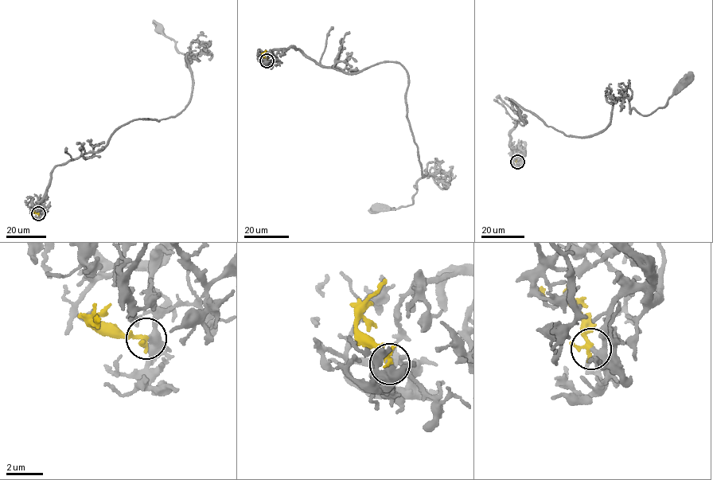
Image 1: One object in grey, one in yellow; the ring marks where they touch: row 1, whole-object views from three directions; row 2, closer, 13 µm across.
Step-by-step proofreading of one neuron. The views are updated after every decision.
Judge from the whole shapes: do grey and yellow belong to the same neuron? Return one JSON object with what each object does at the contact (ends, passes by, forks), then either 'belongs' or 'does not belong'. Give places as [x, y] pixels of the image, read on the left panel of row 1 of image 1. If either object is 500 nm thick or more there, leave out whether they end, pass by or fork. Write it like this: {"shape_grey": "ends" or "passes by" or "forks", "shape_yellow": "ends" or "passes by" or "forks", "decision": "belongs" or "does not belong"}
{"shape_grey": "passes by", "shape_yellow": "passes by", "decision": "belongs"}

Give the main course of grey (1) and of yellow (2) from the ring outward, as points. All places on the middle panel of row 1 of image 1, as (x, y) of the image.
1: (266, 60), (291, 46), (349, 73), (387, 61), (406, 69), (407, 119), (426, 173), (411, 204), (377, 208)
2: (266, 60), (262, 56), (266, 50)

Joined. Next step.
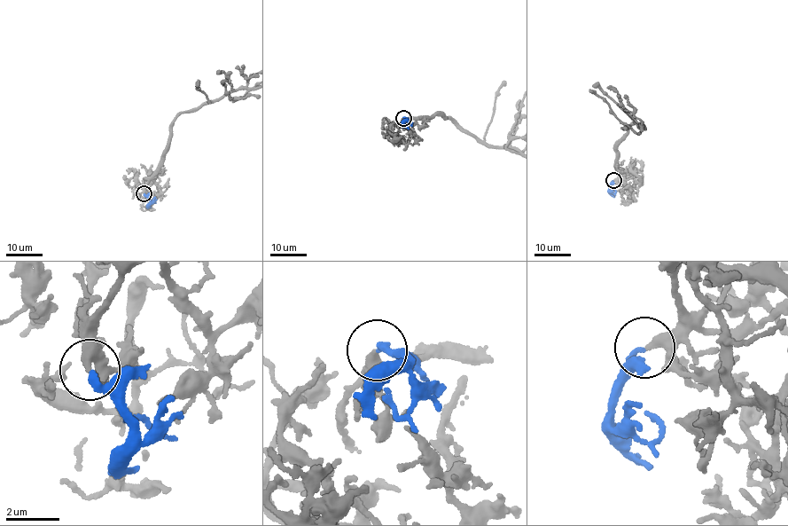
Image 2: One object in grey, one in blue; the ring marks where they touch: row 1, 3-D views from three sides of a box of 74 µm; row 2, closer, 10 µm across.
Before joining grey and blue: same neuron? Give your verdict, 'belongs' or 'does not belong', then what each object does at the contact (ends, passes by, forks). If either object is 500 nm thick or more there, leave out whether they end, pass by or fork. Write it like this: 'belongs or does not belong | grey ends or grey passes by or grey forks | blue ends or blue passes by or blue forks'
belongs | grey passes by | blue ends

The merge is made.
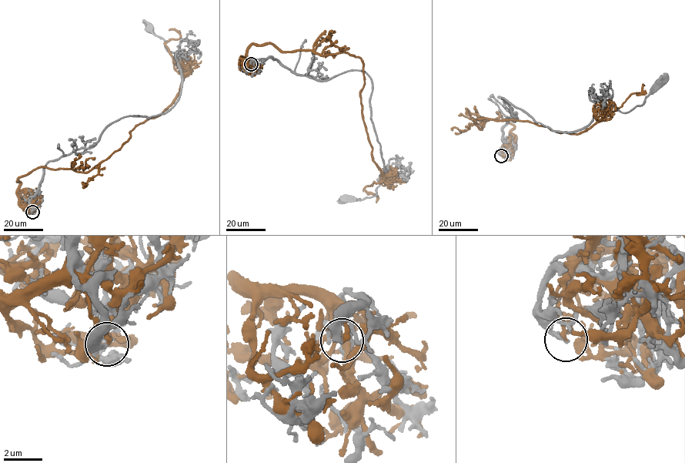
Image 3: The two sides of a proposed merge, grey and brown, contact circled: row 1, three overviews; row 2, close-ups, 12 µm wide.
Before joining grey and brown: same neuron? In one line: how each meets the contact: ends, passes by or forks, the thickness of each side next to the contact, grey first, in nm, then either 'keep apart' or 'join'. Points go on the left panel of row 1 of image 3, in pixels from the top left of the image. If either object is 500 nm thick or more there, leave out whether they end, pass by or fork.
grey ends there; brown ends there; 240 nm thick on the grey side, 190 nm on the other; keep apart

